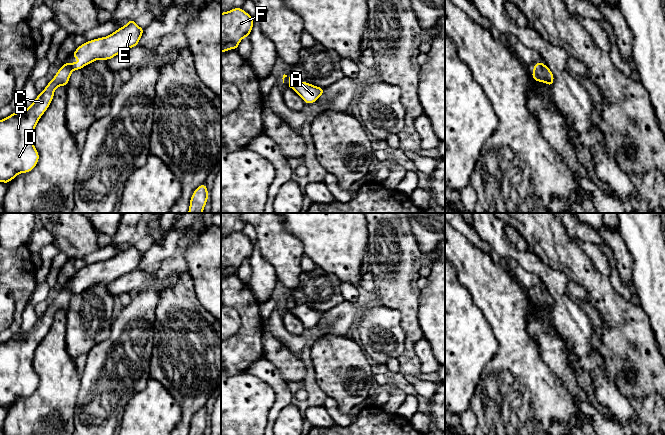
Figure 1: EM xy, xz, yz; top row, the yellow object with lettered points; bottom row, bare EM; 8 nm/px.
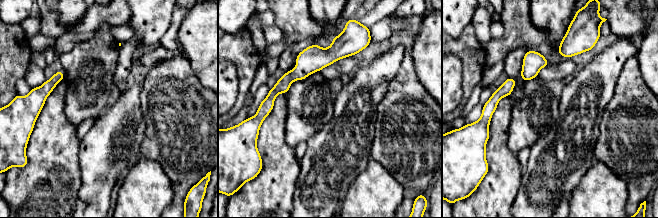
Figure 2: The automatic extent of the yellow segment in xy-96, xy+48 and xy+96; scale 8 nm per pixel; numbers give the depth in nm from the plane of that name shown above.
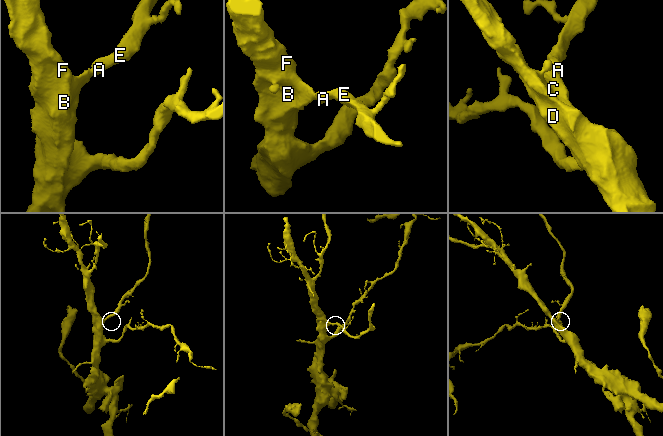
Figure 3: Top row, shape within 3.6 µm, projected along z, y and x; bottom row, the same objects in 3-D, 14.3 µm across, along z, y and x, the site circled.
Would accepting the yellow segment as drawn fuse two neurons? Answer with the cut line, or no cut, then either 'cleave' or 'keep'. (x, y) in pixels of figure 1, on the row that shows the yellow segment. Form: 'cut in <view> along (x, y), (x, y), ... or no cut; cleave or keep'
no cut; keep

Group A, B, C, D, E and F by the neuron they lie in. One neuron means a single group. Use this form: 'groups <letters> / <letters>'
groups A B C D E F

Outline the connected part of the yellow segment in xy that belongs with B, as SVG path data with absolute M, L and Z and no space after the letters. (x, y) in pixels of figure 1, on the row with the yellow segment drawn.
M129 19L126 25L120 27L112 34L83 43L72 55L73 58L80 59L80 63L66 62L63 66L60 66L54 78L49 81L45 89L38 94L36 99L26 110L23 112L14 112L0 120L0 182L8 184L18 174L28 173L38 164L39 153L33 144L35 127L51 104L56 88L58 86L67 86L72 71L80 70L99 59L110 60L121 52L138 46L143 32L143 28L138 26L133 19Z

